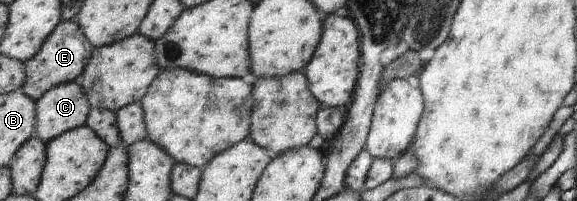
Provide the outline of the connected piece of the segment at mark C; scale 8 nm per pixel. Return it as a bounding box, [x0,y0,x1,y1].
[36,81,92,143]

